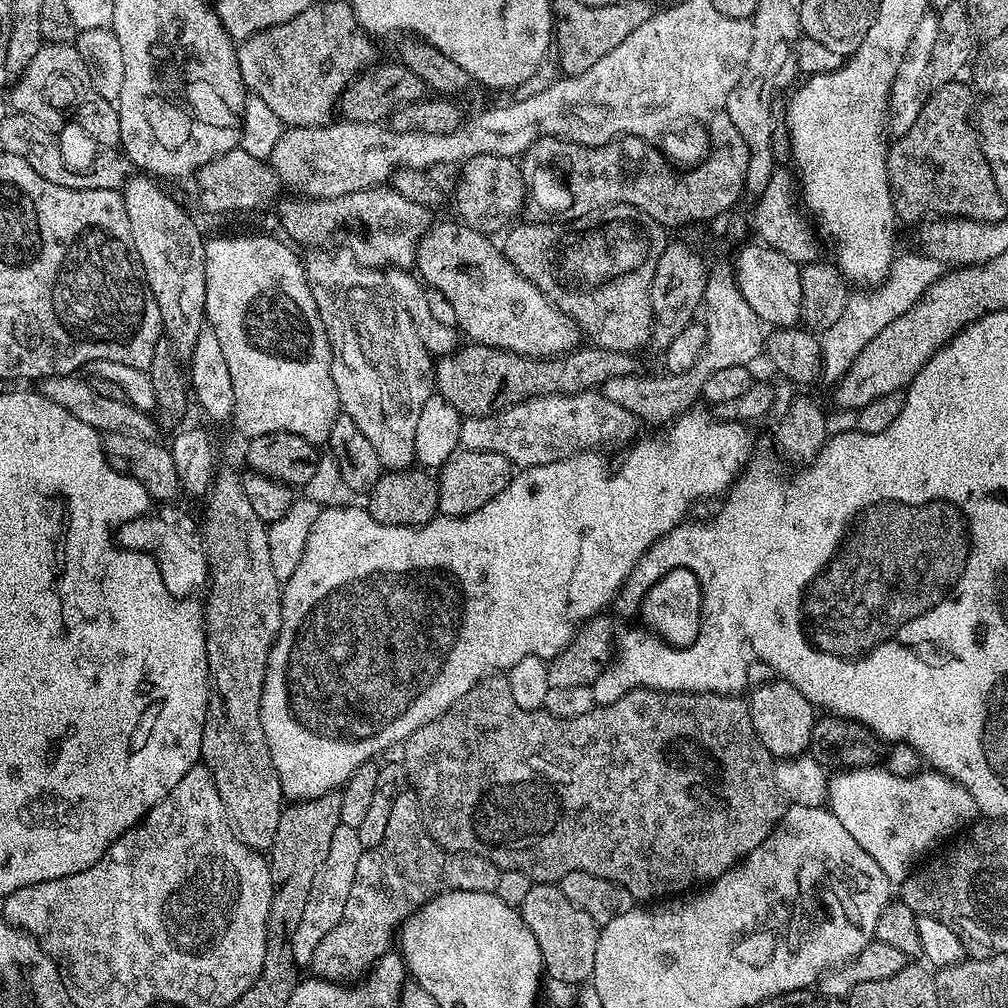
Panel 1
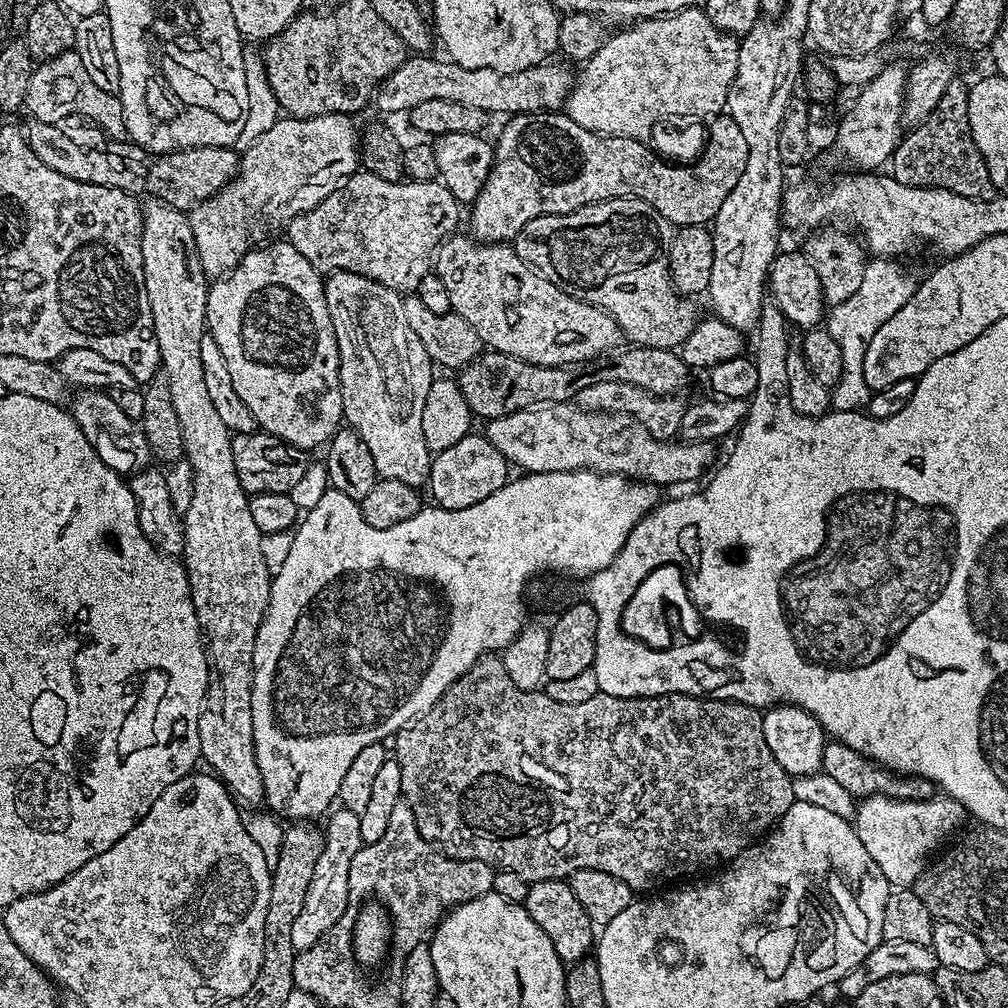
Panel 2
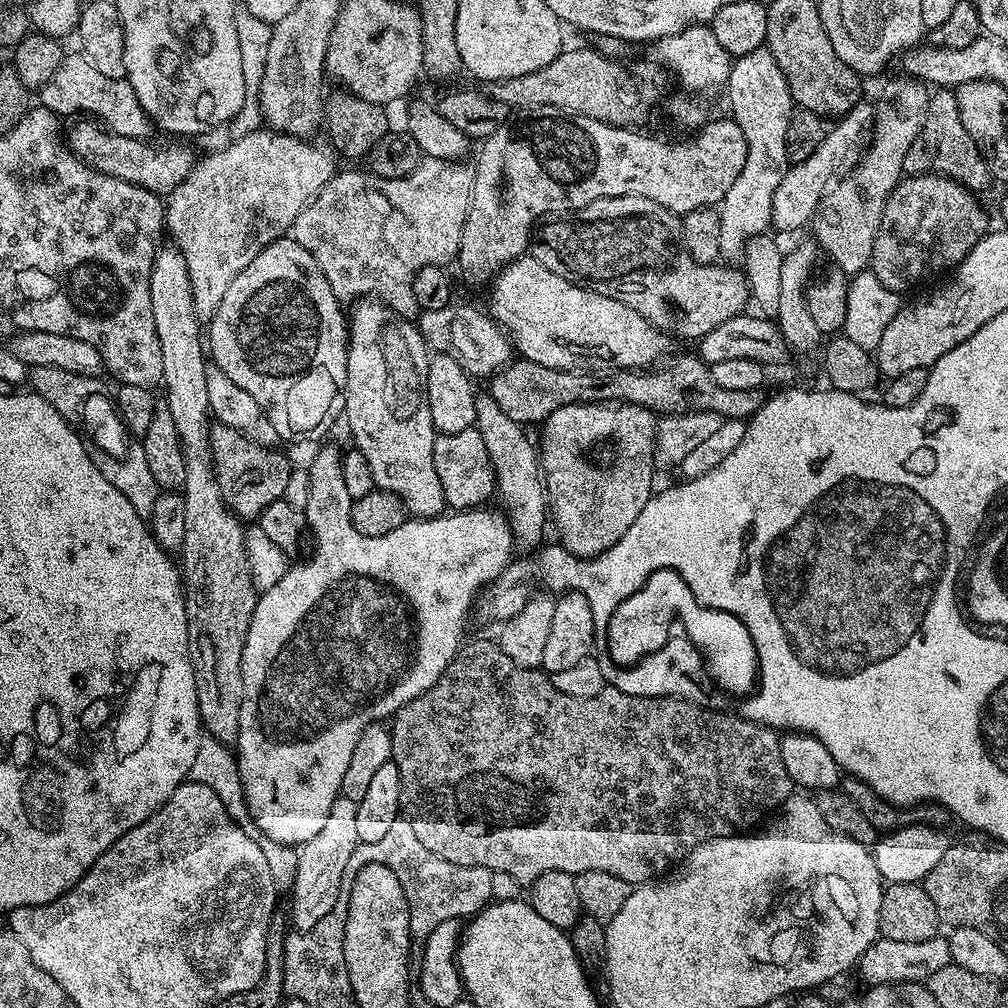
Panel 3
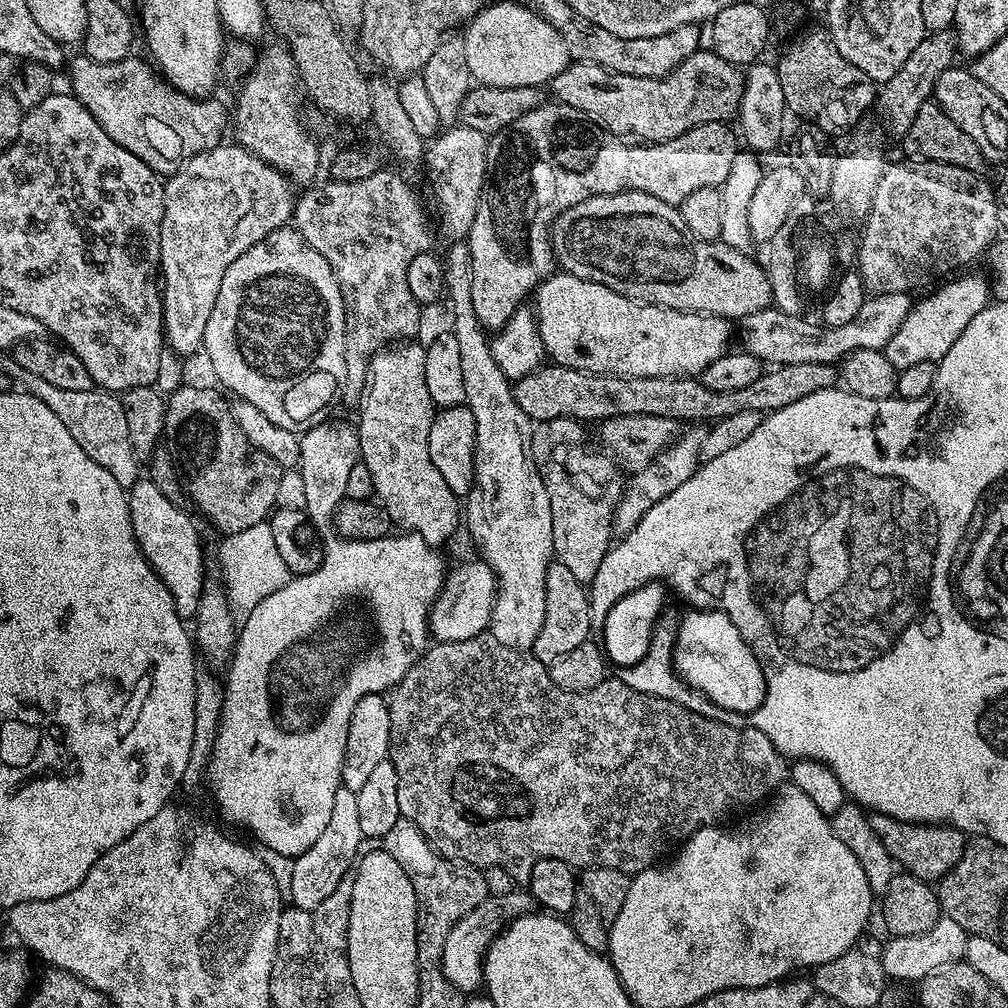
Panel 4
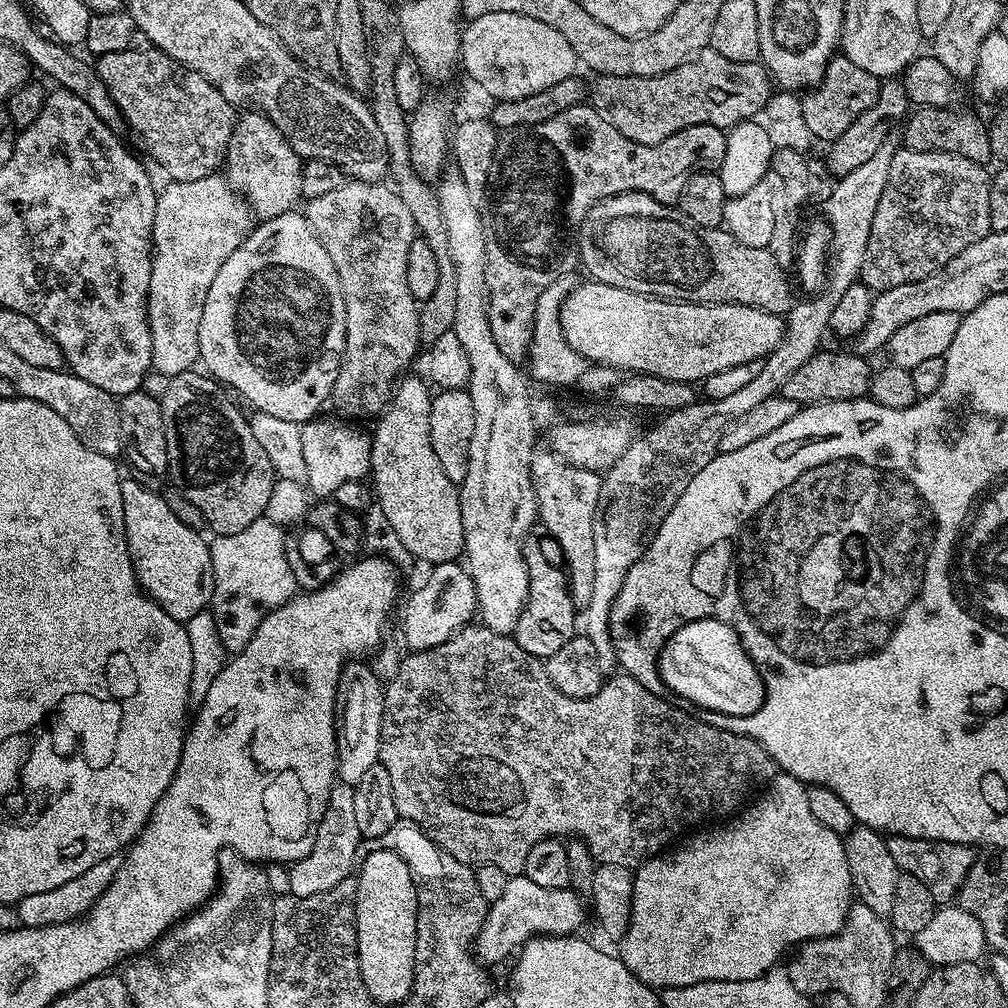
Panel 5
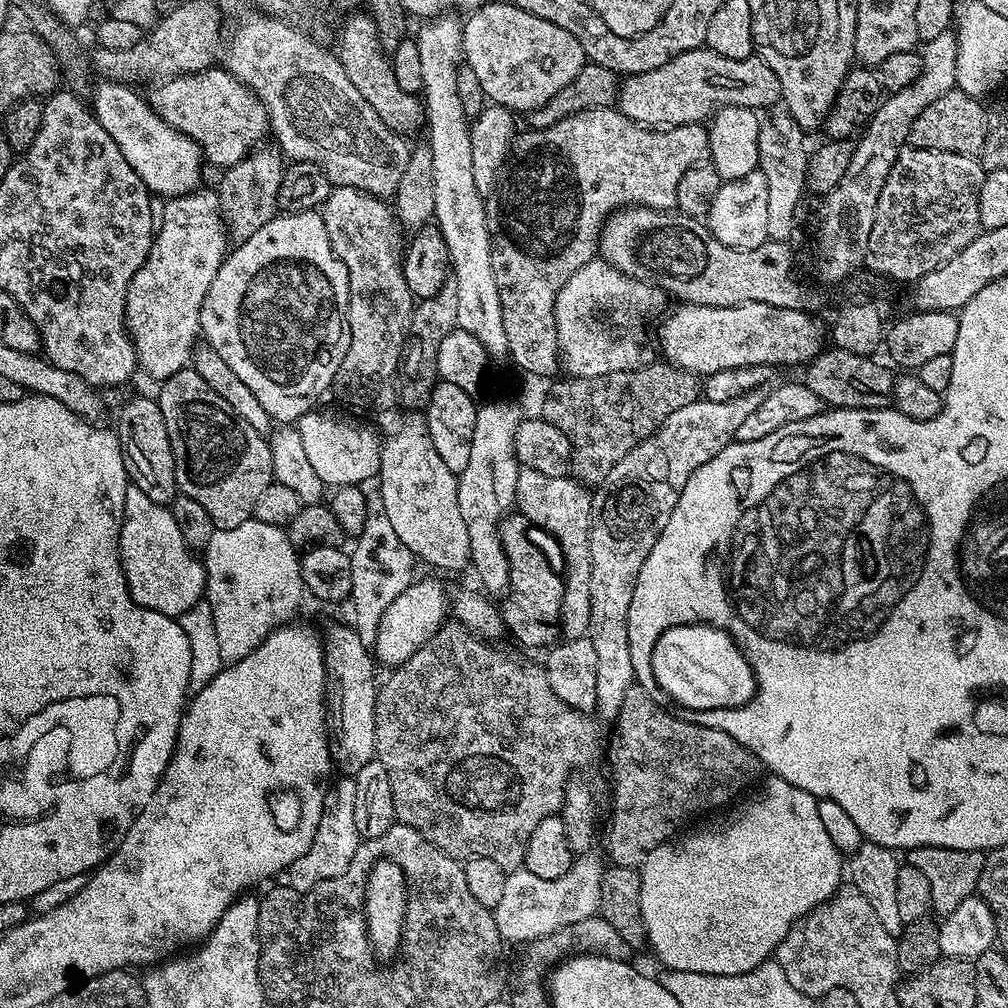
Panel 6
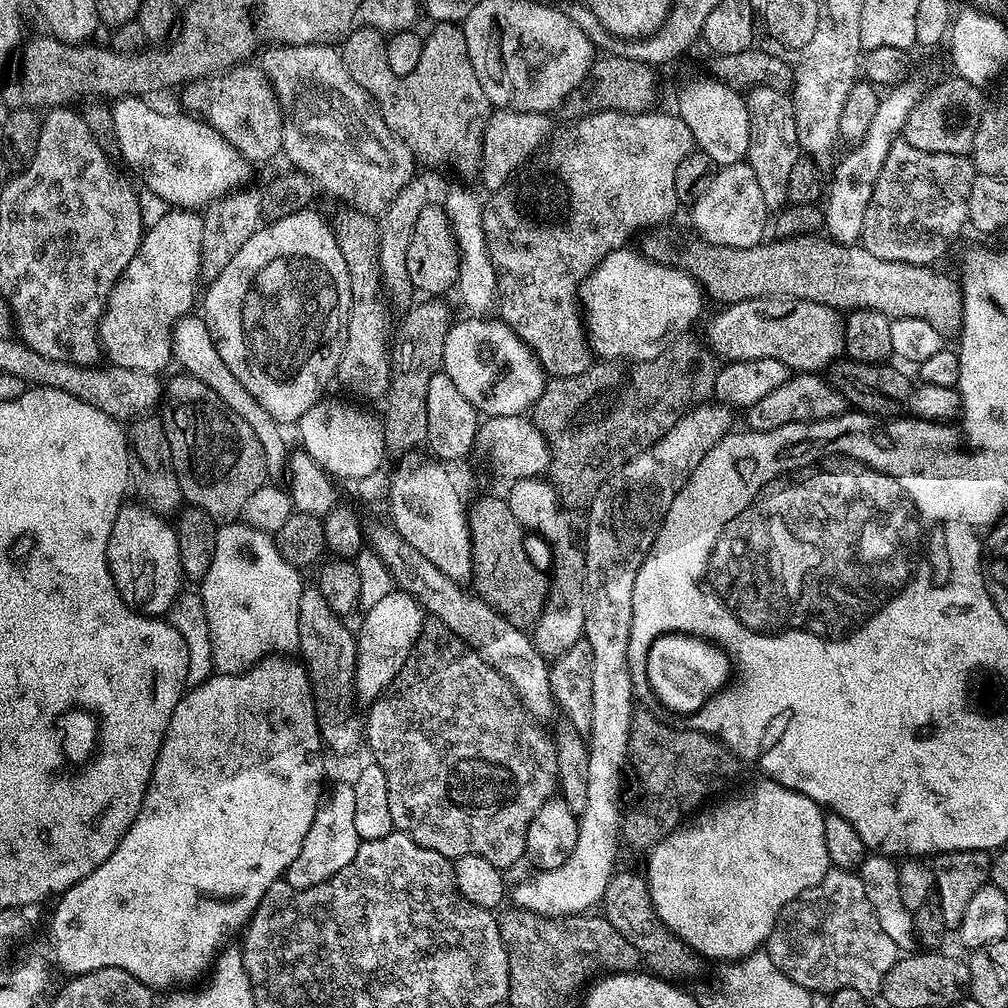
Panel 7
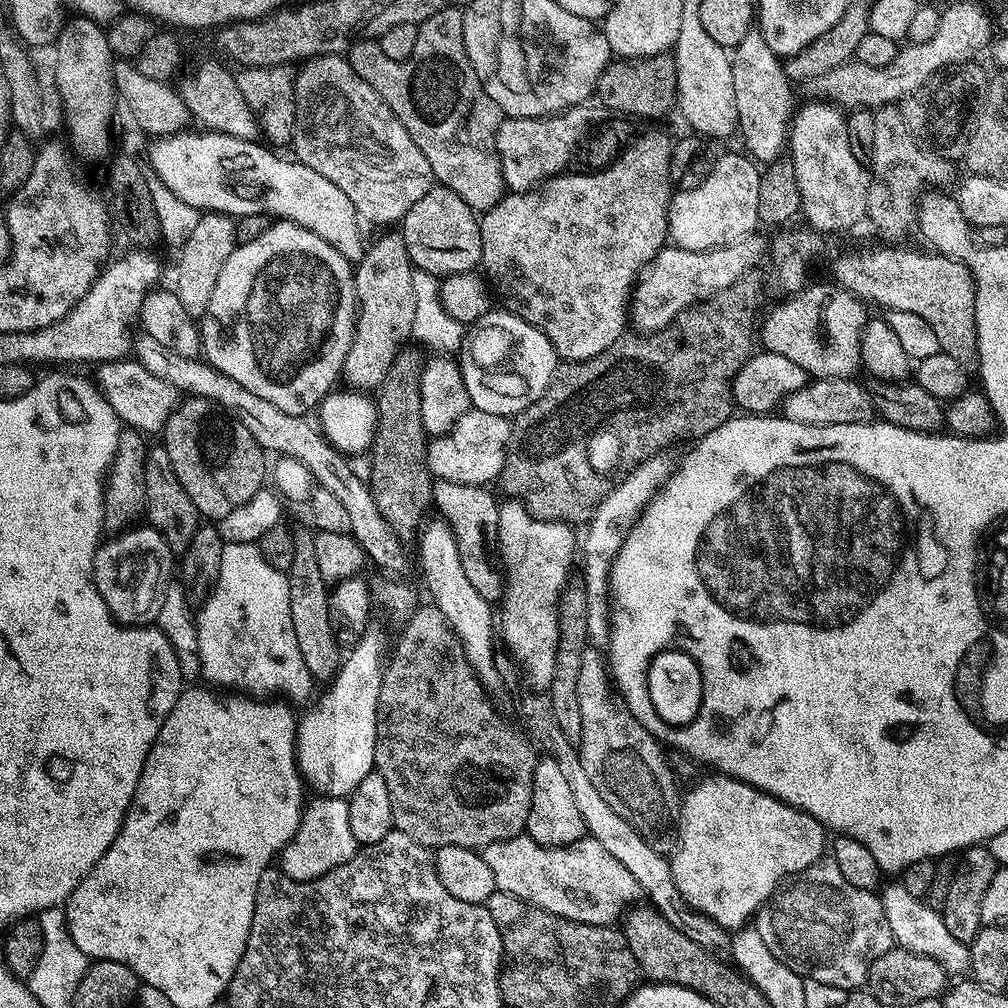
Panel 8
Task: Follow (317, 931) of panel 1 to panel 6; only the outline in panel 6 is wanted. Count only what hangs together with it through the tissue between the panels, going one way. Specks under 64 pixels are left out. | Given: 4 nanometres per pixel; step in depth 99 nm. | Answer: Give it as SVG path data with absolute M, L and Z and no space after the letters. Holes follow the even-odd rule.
M344 778L331 785L324 798L322 818L318 822L318 830L314 834L314 842L310 842L310 850L302 854L290 867L286 869L287 887L296 892L309 892L314 886L326 882L330 878L338 878L350 866L355 851L361 842L358 826L354 826L354 798L356 797L356 781Z

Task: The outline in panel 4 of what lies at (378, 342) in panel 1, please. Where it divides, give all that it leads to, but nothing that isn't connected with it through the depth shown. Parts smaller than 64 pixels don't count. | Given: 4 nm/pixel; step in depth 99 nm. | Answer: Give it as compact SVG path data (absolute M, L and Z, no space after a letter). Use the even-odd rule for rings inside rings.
M397 342L387 348L380 349L375 356L372 357L371 364L368 365L368 386L362 397L362 403L359 405L360 424L358 423L358 431L360 433L360 459L366 466L366 470L370 470L370 478L374 478L374 496L379 503L384 505L384 509L390 514L393 525L397 529L403 530L405 533L413 536L420 536L427 544L433 546L441 546L456 532L456 527L462 524L462 504L458 497L454 494L454 490L450 490L450 486L446 486L446 482L442 479L442 474L438 474L438 469L434 466L434 461L430 458L430 426L434 415L434 405L430 398L430 390L426 390L426 348L423 343L417 342Z

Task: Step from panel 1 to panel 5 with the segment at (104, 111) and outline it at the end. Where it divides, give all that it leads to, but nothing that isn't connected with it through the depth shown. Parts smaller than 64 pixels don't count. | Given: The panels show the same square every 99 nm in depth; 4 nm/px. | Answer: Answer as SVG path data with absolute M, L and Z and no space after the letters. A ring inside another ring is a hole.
M133 46L99 57L94 64L96 73L112 93L117 105L127 115L128 112L132 115L137 130L144 132L148 128L148 152L169 172L172 180L206 178L219 169L216 168L219 164L221 167L225 163L228 144L232 141L232 132L236 128L237 109L205 76L198 74L193 68L185 68L158 48L143 47Z

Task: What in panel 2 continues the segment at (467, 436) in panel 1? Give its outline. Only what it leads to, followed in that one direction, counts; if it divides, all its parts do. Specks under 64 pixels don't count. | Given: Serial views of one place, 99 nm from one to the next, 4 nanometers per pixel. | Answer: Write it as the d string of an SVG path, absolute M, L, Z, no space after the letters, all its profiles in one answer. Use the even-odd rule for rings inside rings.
M575 402L535 404L532 408L523 408L514 414L487 421L486 427L488 441L508 459L509 465L516 467L517 464L524 468L520 470L525 473L581 470L609 472L615 476L643 478L653 485L661 486L660 484L688 484L691 480L698 479L704 471L707 473L717 463L717 445L711 440L684 440L680 444L675 444L677 441L672 438L658 440L649 428L642 426L637 416L625 412L586 412Z

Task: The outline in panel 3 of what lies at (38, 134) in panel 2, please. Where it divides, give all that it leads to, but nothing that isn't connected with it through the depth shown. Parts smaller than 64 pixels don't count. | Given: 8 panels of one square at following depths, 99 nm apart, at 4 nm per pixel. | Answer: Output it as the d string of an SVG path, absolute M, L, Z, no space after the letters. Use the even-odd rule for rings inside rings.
M84 118L81 124L76 124L72 129L67 129L66 143L72 149L79 160L89 164L94 170L102 174L110 174L114 178L122 178L136 186L142 186L146 190L155 192L157 196L164 198L173 192L180 183L192 173L192 167L196 165L197 153L194 154L187 148L187 143L172 142L176 144L148 144L147 139L135 140L119 136L105 130L99 123Z

